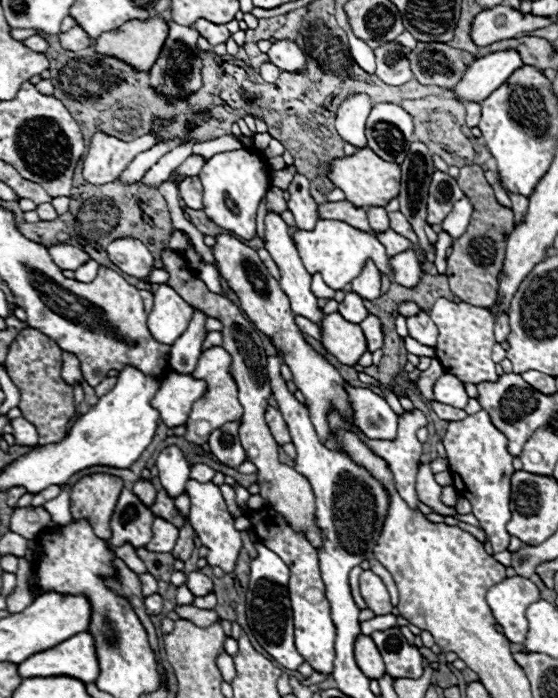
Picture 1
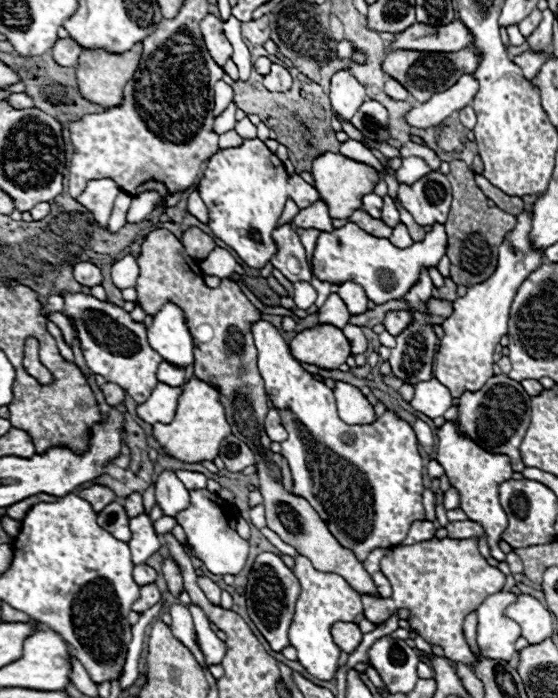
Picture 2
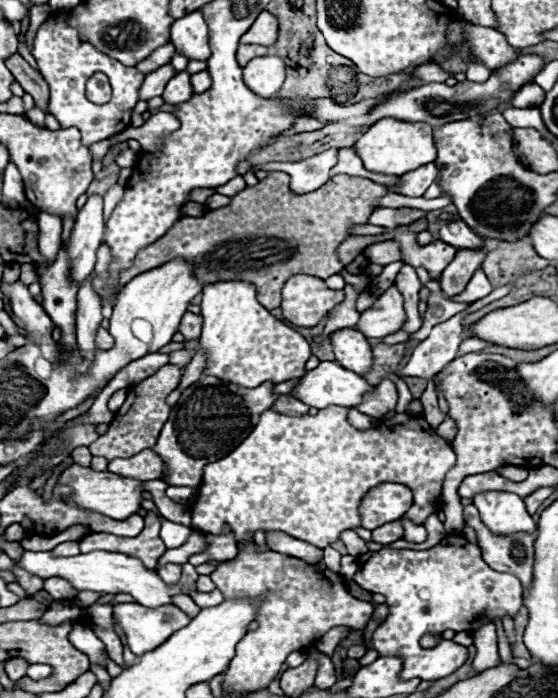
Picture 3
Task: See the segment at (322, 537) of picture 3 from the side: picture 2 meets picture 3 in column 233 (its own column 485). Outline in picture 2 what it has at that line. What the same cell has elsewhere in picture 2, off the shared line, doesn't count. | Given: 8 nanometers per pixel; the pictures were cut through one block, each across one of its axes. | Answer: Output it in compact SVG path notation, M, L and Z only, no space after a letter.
M446 422L436 432L436 460L444 468L444 474L450 482L450 486L456 488L456 492L460 496L458 508L470 520L480 522L484 526L484 532L488 536L488 544L492 548L492 558L502 562L506 558L506 554L498 548L498 542L500 542L500 536L502 536L502 532L508 524L508 518L506 518L506 512L500 506L498 488L500 488L500 482L506 482L512 476L510 458L504 456L504 454L490 454L490 452L482 450L472 440L460 436L452 422Z

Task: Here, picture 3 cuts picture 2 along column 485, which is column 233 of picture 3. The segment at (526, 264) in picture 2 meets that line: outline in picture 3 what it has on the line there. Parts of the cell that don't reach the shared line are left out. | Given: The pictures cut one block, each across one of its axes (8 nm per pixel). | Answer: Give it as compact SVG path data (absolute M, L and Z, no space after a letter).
M230 280L204 286L200 308L204 326L198 350L206 356L204 376L214 376L244 388L256 388L262 382L278 384L304 376L306 360L312 354L310 344L300 332L272 316L256 300L254 284Z

